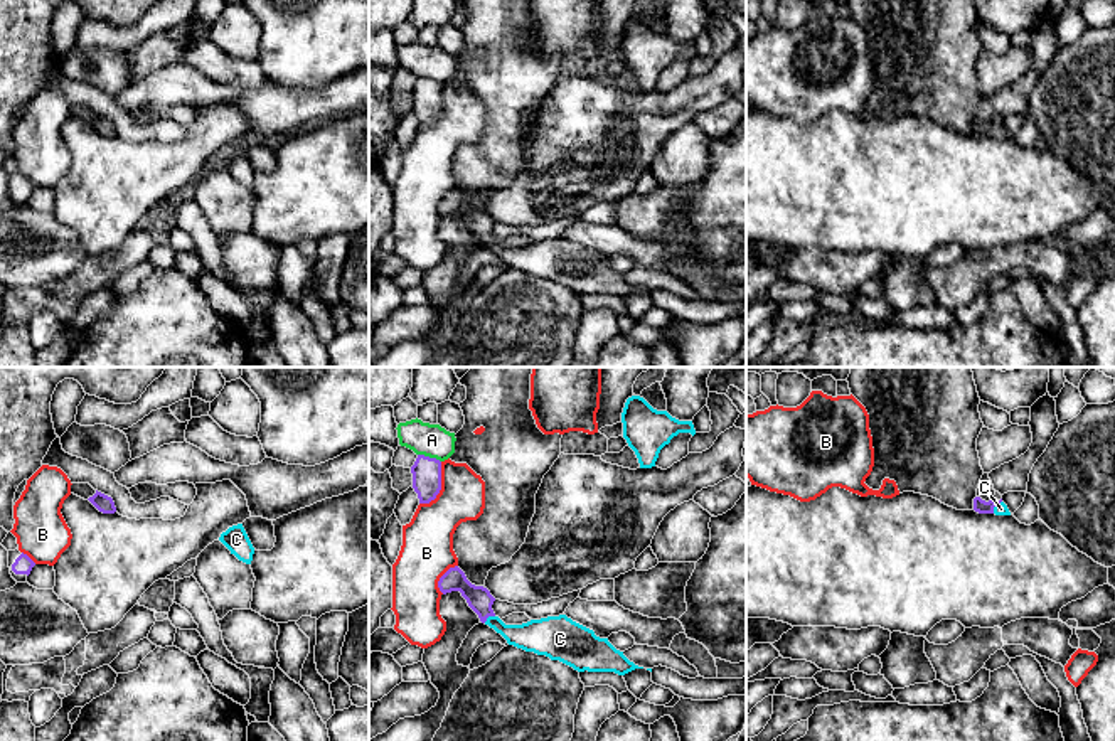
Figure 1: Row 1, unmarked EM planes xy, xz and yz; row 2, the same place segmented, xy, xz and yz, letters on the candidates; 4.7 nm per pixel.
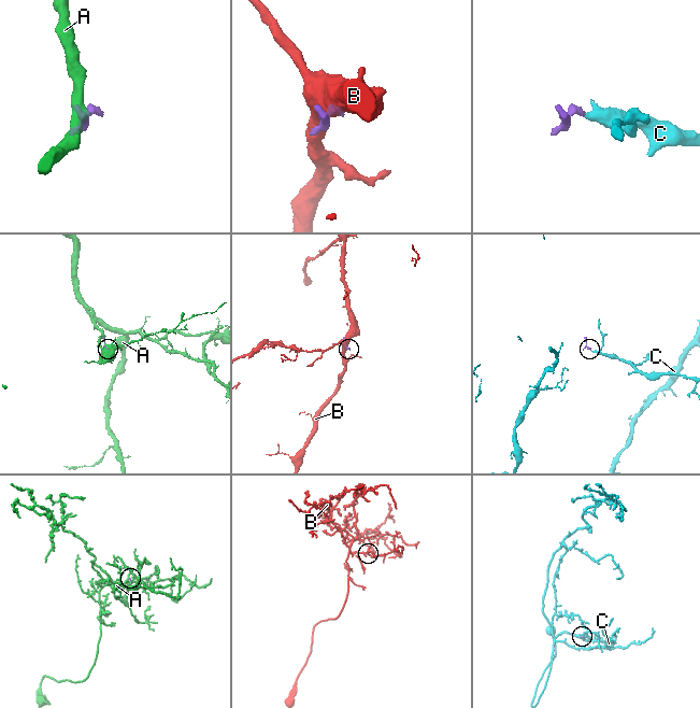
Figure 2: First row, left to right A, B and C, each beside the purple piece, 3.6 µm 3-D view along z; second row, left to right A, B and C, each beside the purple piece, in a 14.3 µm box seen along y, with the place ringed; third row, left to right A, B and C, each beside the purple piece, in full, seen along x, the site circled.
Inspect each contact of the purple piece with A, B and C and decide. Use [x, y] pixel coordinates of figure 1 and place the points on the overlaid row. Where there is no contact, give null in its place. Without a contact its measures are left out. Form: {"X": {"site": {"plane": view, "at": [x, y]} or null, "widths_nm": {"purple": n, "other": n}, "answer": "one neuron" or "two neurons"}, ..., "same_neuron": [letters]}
{"A": {"site": {"plane": "xz", "at": [428, 457]}, "widths_nm": {"purple": 140, "other": 160}, "answer": "two neurons"}, "B": {"site": {"plane": "xz", "at": [440, 487]}, "widths_nm": {"purple": 140, "other": 240}, "answer": "two neurons"}, "C": {"site": {"plane": "xz", "at": [489, 615]}, "widths_nm": {"purple": 120, "other": 160}, "answer": "one neuron"}, "same_neuron": ["C"]}

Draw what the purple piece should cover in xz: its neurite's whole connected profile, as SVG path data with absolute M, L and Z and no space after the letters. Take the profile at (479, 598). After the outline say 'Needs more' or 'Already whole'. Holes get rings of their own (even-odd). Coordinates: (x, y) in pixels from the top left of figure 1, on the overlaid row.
M455 566L438 581L443 594L460 591L480 621L500 633L509 645L559 660L578 672L615 672L625 675L643 669L630 662L608 638L573 621L566 615L531 620L522 625L505 625L492 610L495 598L483 586L472 584Z. Needs more

